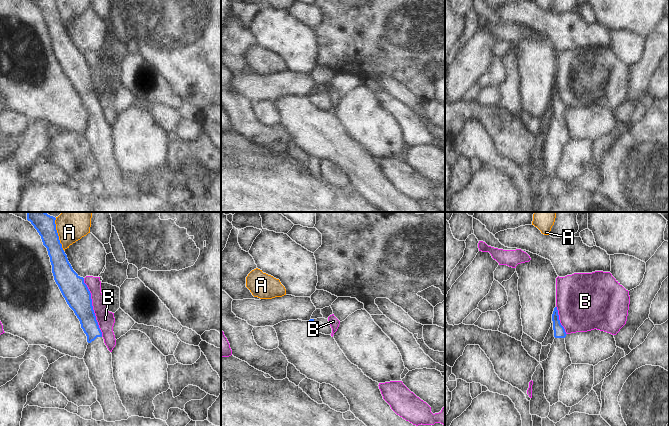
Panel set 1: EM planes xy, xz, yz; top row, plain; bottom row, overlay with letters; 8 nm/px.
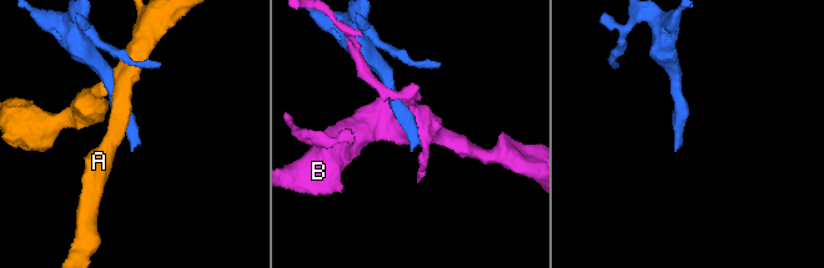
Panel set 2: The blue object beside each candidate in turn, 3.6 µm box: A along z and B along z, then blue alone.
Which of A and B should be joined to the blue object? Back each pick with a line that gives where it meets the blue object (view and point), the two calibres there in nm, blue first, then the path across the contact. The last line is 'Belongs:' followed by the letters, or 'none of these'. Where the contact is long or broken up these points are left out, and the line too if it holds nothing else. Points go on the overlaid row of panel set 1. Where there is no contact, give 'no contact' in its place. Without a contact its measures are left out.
Belongs: none of these

